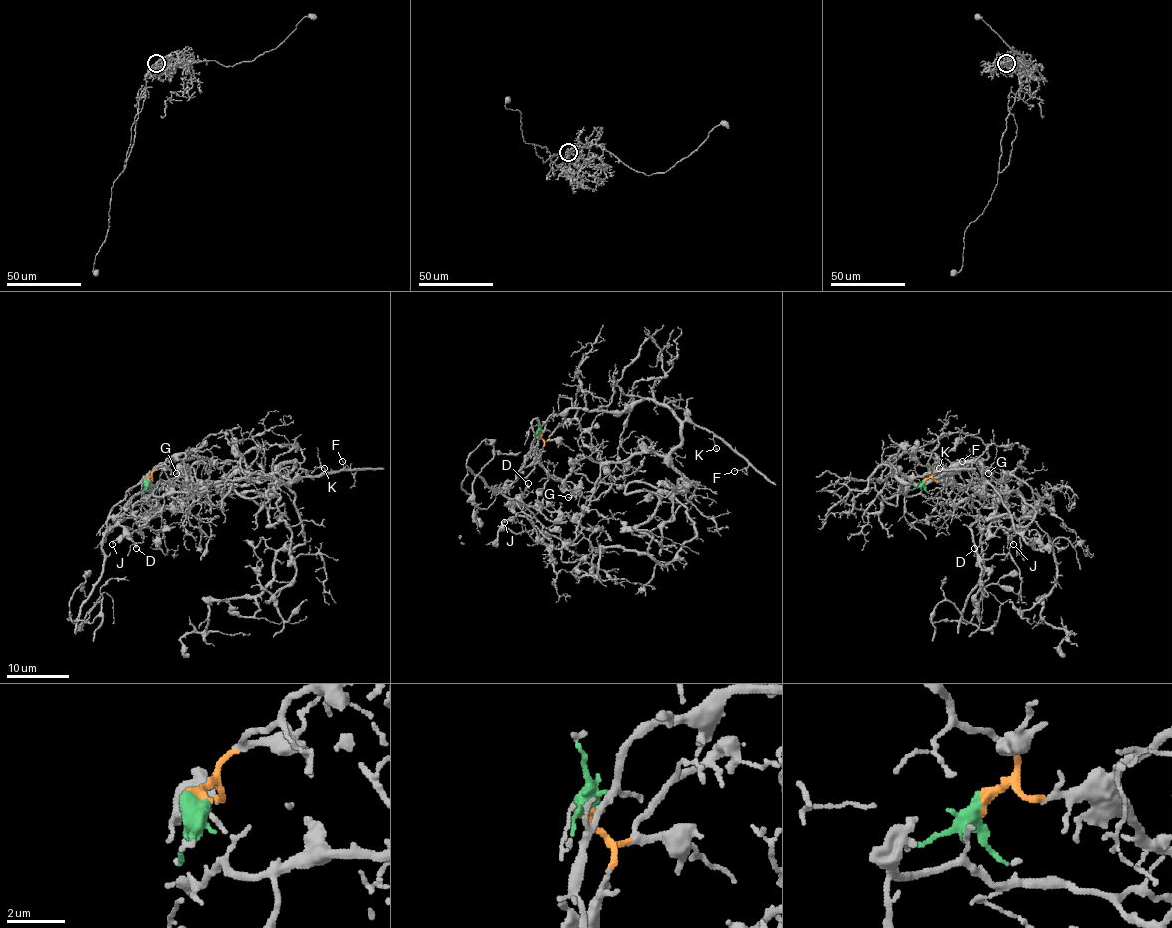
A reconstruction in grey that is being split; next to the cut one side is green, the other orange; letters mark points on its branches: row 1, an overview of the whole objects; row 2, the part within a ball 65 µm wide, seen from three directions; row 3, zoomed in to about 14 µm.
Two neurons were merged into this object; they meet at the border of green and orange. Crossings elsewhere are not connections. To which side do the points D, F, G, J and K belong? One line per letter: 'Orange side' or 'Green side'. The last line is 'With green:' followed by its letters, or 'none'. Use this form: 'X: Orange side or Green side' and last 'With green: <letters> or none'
D: Orange side
F: Green side
G: Orange side
J: Orange side
K: Green side
With green: F, K

